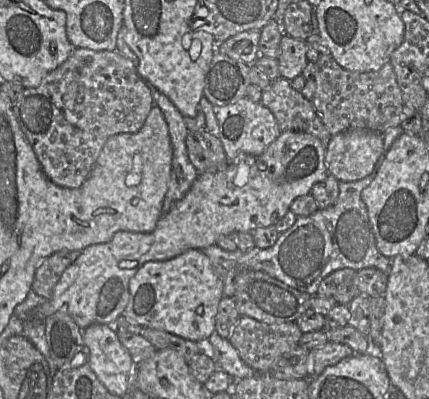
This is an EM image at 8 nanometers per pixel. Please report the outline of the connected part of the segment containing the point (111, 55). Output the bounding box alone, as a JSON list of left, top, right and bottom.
[12,48,155,188]

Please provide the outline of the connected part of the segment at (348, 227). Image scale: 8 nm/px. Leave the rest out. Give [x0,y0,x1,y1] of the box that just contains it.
[200,126,405,296]

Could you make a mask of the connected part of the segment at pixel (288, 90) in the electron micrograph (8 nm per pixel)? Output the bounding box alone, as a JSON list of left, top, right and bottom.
[261,77,332,147]

